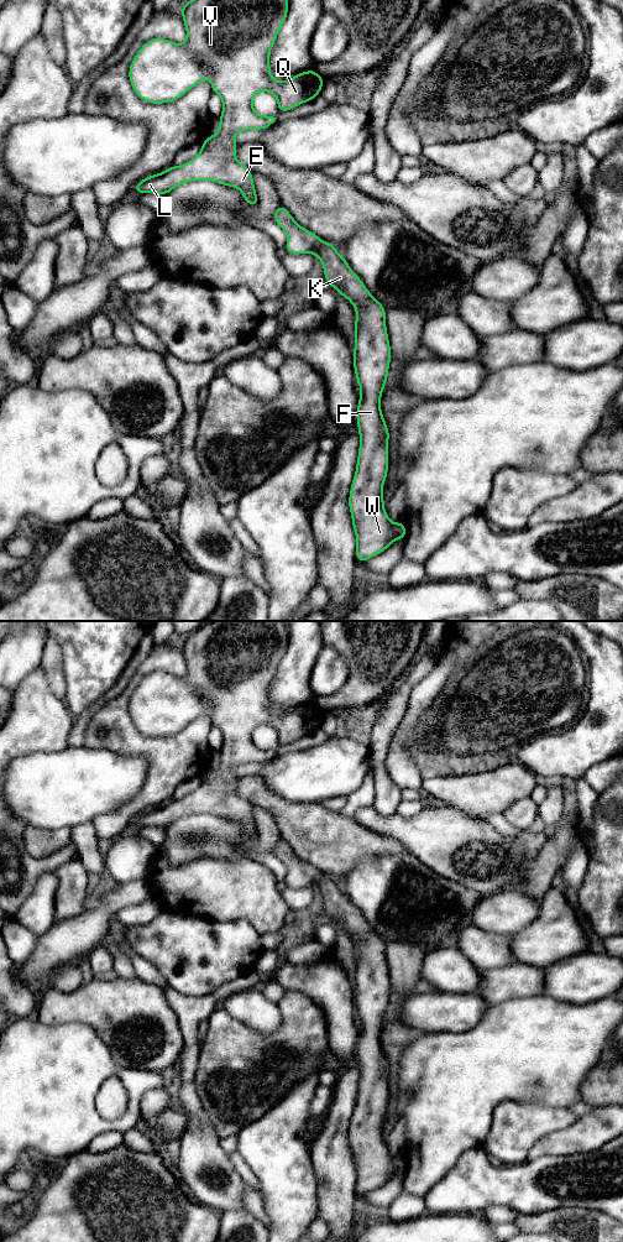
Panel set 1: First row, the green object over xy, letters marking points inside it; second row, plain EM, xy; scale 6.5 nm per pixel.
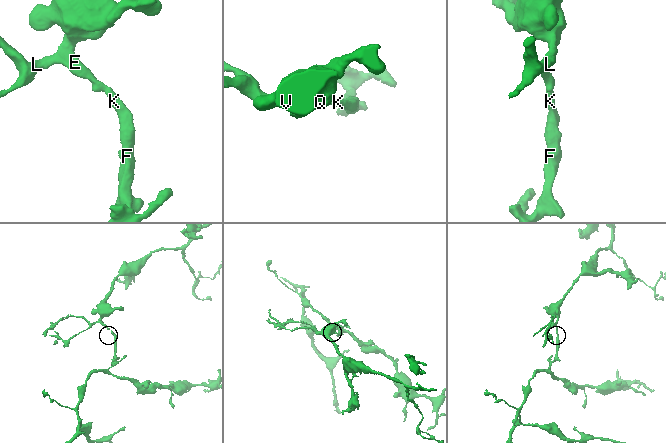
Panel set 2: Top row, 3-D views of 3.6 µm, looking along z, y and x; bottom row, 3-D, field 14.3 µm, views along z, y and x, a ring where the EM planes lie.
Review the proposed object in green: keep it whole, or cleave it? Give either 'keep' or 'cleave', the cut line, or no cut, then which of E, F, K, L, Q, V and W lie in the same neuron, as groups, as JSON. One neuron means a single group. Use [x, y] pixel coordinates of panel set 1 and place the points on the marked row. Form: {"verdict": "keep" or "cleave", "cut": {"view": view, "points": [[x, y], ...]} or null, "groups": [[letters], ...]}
{"verdict": "keep", "cut": null, "groups": [["E", "F", "K", "L", "Q", "V", "W"]]}

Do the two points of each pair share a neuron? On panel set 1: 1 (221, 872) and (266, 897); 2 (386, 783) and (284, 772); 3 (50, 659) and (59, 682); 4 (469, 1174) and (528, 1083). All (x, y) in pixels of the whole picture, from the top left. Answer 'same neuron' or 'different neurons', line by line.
1: same neuron
2: different neurons
3: same neuron
4: different neurons

